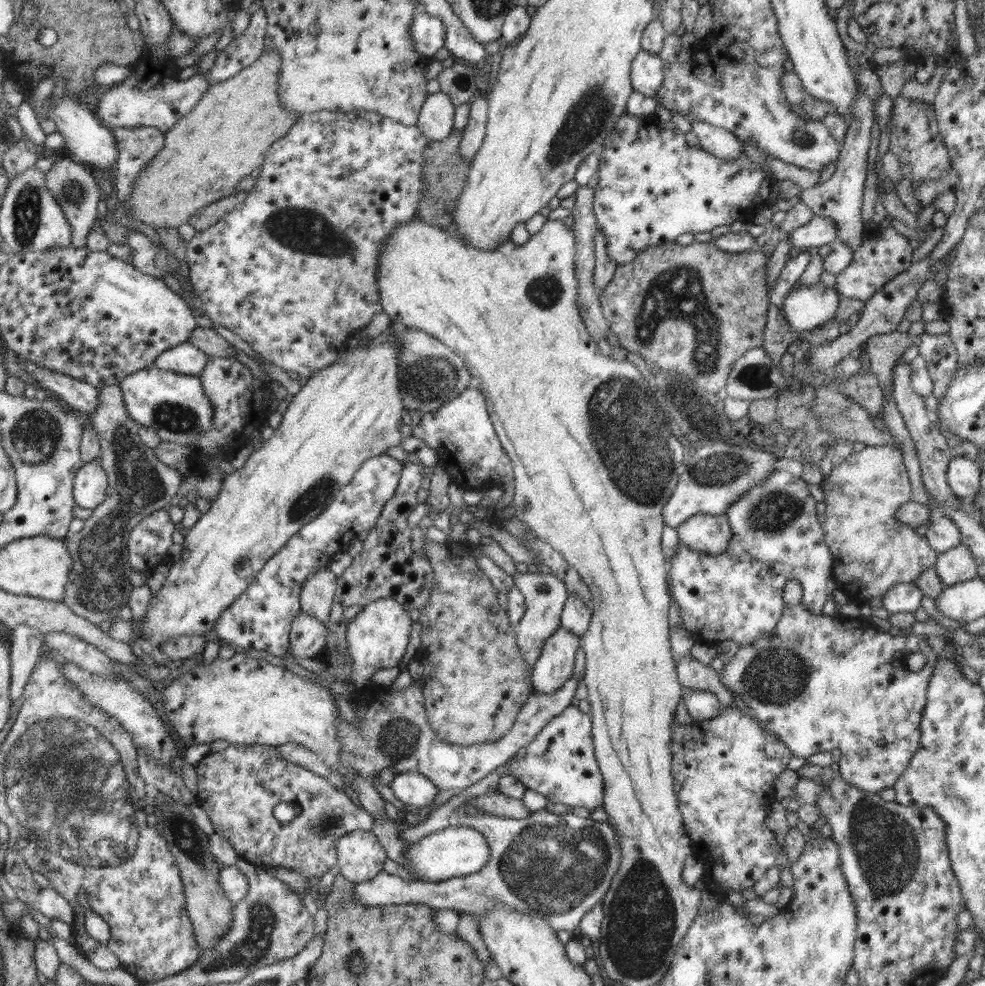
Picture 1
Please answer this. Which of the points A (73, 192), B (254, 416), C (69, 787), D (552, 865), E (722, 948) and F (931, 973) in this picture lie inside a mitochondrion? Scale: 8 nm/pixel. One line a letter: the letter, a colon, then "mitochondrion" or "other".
A: mitochondrion
B: other
C: mitochondrion
D: mitochondrion
E: other
F: other

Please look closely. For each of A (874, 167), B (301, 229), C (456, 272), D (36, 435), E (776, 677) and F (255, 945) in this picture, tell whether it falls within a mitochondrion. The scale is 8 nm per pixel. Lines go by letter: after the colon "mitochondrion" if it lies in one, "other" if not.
A: other
B: mitochondrion
C: other
D: mitochondrion
E: mitochondrion
F: mitochondrion

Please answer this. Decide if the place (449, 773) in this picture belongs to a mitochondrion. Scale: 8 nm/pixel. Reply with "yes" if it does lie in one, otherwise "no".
no

